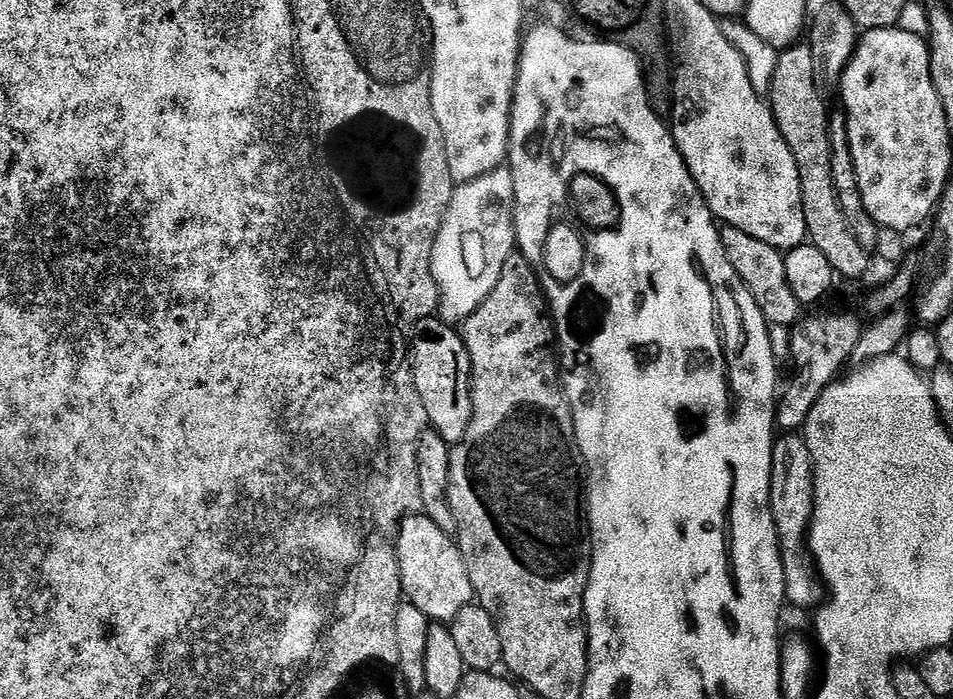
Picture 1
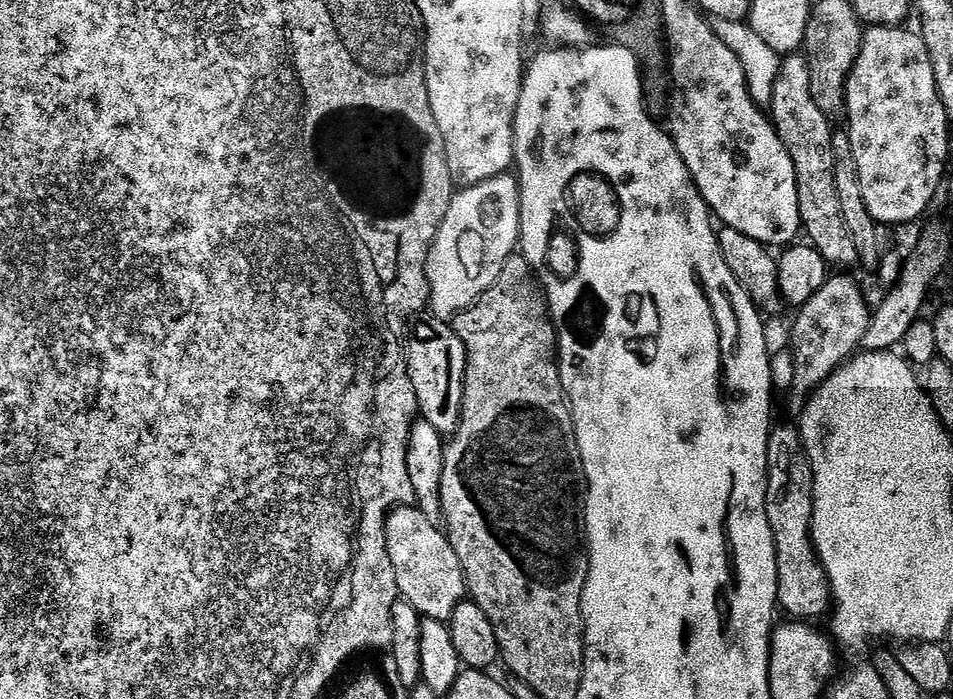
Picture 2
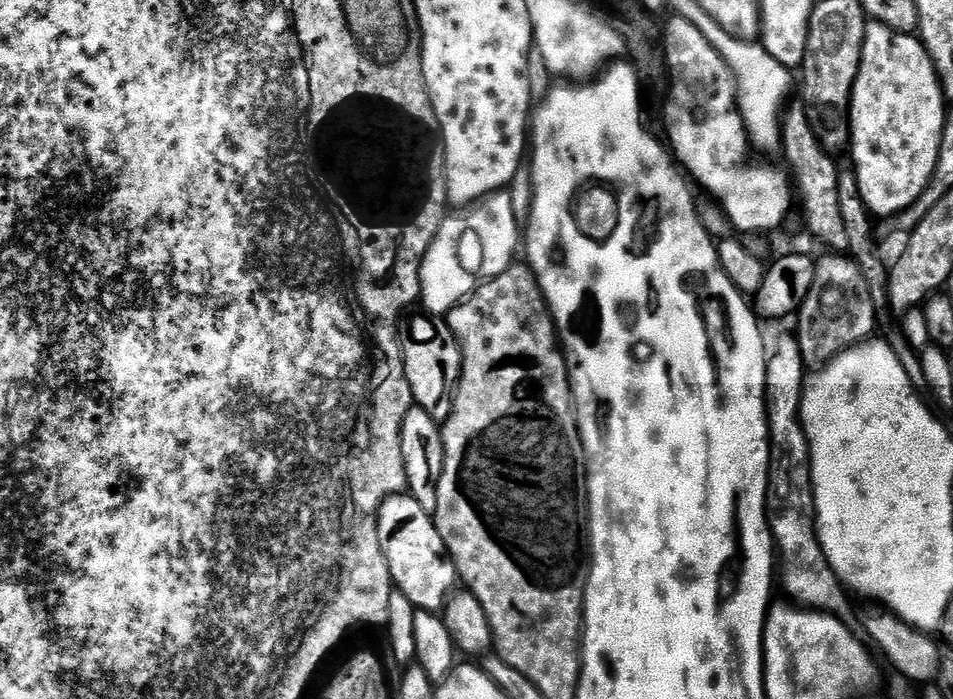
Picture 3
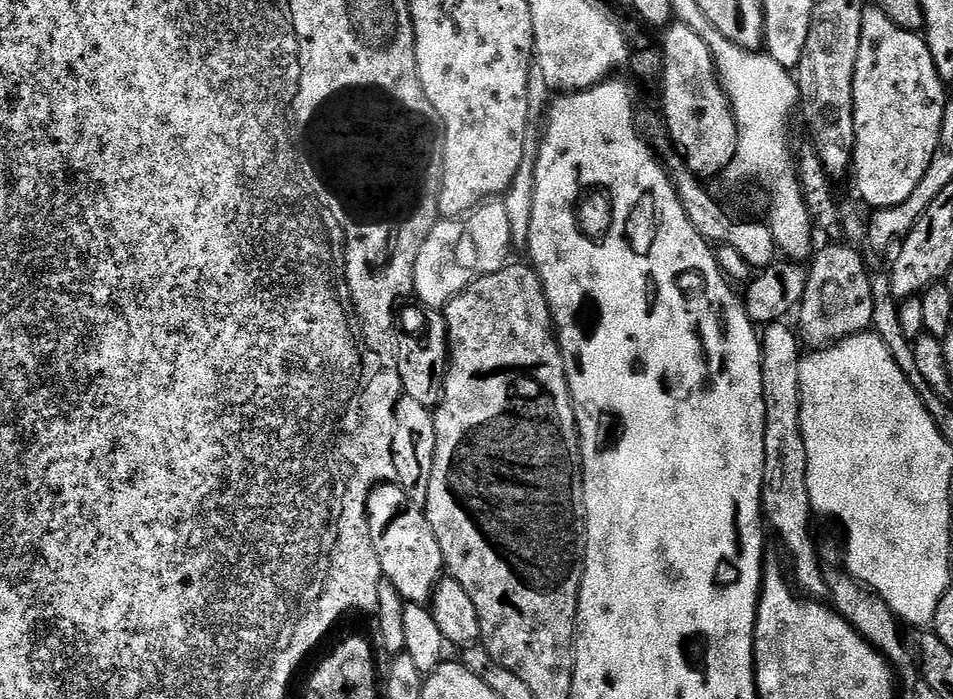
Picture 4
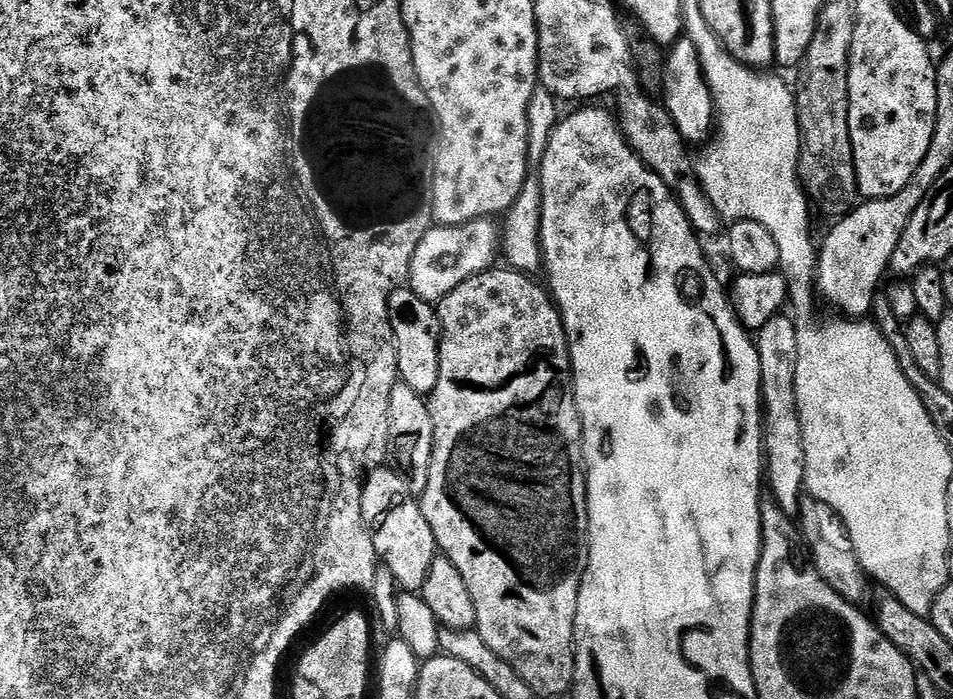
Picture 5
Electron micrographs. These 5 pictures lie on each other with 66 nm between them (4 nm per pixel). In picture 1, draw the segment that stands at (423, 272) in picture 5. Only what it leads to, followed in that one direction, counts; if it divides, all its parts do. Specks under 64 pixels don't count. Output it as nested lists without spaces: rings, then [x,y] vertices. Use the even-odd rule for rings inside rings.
[[[511,167],[496,168],[452,193],[448,213],[436,235],[433,246],[432,270],[440,288],[439,319],[453,326],[464,321],[486,302],[502,278],[502,266],[510,258],[516,243],[514,197]]]

